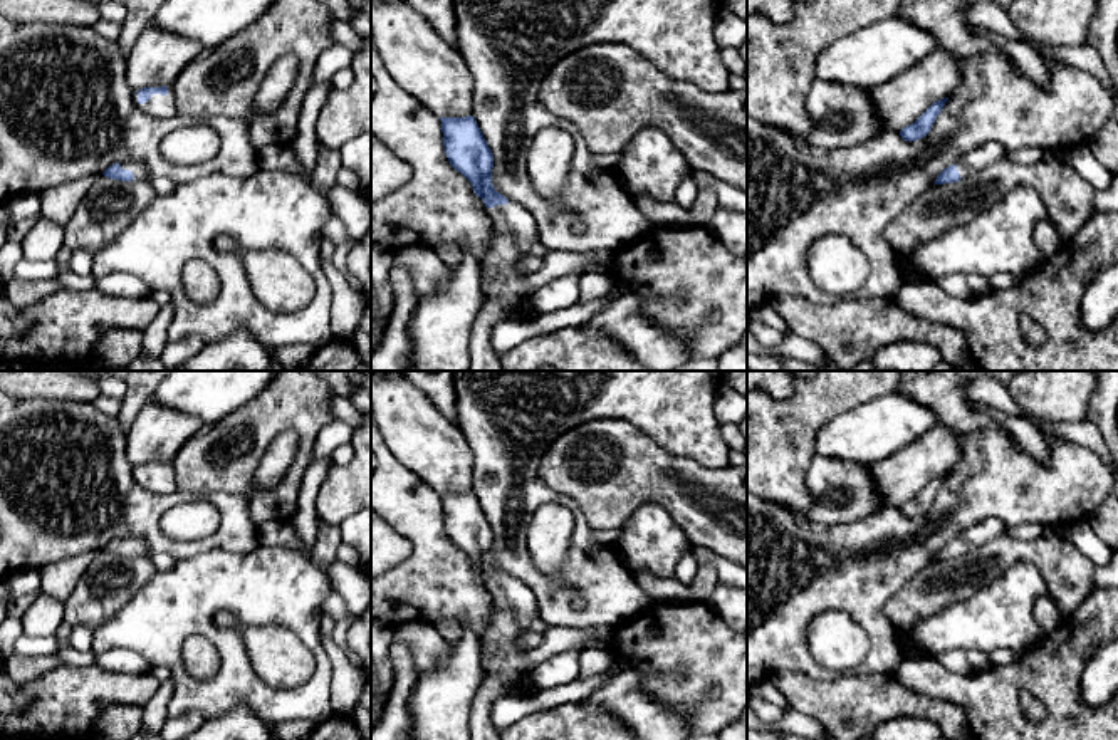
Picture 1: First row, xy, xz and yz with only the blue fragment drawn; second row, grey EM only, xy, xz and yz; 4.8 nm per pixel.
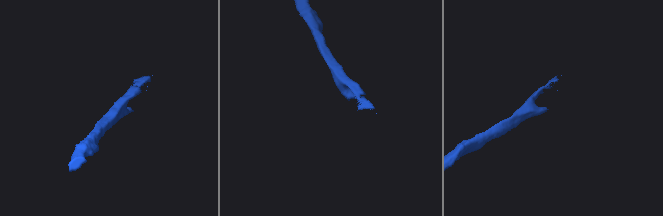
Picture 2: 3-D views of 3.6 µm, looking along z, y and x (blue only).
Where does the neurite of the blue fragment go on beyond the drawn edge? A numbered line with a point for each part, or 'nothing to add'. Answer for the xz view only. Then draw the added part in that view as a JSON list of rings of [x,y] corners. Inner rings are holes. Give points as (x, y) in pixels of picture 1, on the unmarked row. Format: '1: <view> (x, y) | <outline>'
1: xz (512, 594) | [[[509,577],[487,584],[494,597],[494,604],[515,614],[522,633],[544,634],[551,626],[541,618],[537,597],[522,581]]]

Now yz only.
1: yz (979, 534) | [[[987,519],[964,530],[955,540],[960,554],[967,554],[974,547],[984,545],[985,542],[1002,535],[1004,532],[1004,524],[999,519]]]

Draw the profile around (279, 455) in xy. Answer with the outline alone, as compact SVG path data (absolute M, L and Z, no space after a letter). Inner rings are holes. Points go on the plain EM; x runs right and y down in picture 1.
M280 433L265 450L264 458L253 475L252 490L274 488L280 483L295 458L297 446L297 433Z

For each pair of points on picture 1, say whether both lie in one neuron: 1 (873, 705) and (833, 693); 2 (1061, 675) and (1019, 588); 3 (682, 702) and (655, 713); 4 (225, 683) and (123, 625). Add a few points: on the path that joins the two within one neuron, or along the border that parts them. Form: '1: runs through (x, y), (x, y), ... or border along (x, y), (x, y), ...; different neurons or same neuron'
1: runs through (863, 703), (843, 703); same neuron
2: border along (1046, 635), (1018, 656); different neurons
3: border along (647, 675), (643, 687), (687, 722); different neurons
4: runs through (229, 648), (207, 626), (158, 625); same neuron

